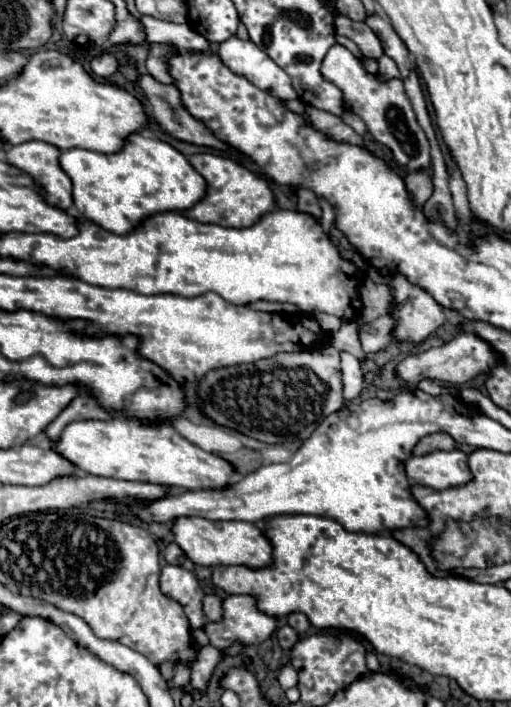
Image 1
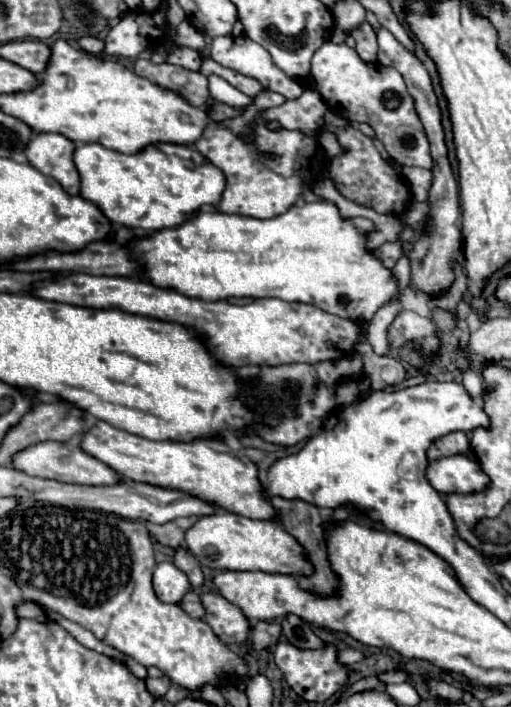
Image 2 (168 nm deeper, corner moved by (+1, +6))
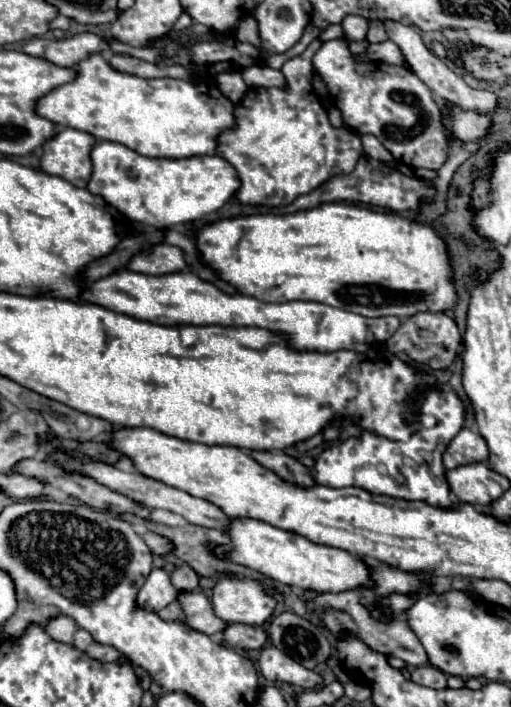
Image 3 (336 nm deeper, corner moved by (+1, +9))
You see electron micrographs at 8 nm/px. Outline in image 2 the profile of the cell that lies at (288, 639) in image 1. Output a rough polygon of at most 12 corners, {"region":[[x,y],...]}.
{"region":[[256,621],[250,625],[250,641],[256,651],[274,647],[282,627]]}

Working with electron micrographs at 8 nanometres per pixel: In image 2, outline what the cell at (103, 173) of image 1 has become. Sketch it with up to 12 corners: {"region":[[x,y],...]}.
{"region":[[78,143],[80,195],[118,225],[178,227],[226,177],[194,147]]}

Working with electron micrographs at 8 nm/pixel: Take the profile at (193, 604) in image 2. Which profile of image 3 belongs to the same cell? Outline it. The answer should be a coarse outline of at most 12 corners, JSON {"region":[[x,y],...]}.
{"region":[[178,600],[162,608],[158,614],[164,620],[186,620]]}

